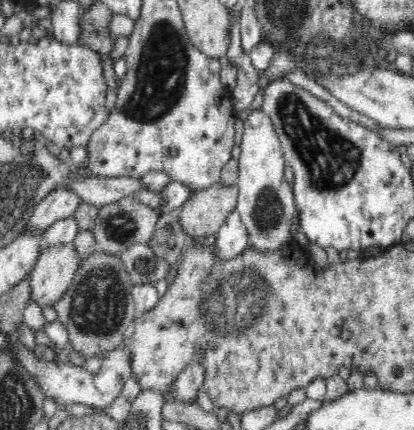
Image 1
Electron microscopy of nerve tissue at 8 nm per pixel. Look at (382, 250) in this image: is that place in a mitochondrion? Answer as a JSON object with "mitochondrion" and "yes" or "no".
{"mitochondrion":"no"}

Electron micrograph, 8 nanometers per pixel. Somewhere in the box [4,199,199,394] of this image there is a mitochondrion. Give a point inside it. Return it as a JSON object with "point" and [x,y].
{"point":[98,306]}

